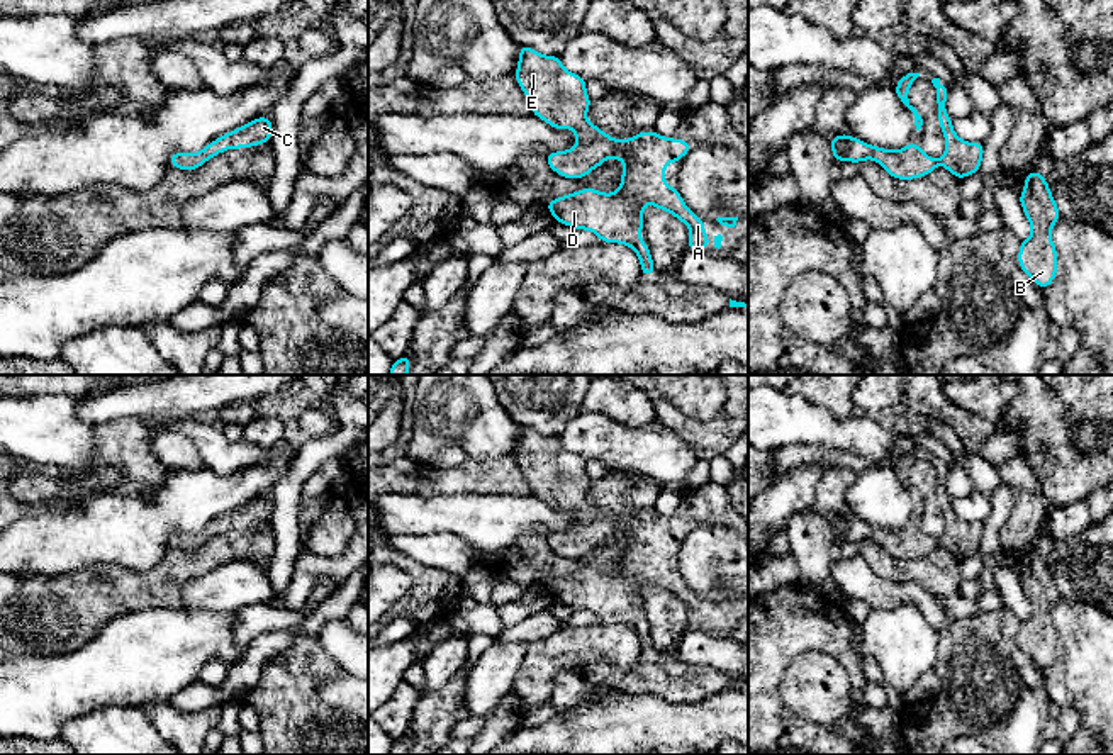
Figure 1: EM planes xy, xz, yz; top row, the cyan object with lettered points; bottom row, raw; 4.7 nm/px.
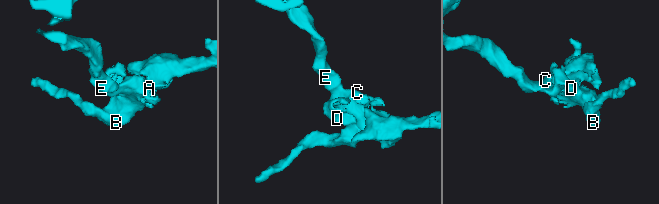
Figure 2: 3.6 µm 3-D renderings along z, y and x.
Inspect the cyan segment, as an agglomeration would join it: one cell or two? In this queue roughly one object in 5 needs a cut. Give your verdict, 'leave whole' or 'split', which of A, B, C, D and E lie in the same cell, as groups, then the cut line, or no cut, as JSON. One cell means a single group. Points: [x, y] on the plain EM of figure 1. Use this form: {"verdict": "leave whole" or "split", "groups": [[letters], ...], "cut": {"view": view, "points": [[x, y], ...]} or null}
{"verdict": "leave whole", "groups": [["A", "B", "C", "D", "E"]], "cut": null}

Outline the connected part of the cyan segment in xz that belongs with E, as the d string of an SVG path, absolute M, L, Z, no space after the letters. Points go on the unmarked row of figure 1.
M519 426L516 461L524 472L531 492L553 509L572 509L577 526L546 534L551 551L567 560L585 558L607 538L624 543L621 567L614 573L584 568L551 579L545 587L555 602L573 611L585 609L601 623L619 623L635 629L641 657L657 652L650 626L641 621L643 585L652 584L682 601L691 614L687 629L708 633L708 612L697 594L685 587L677 567L665 565L665 545L677 543L692 526L684 519L663 517L653 511L638 512L626 521L607 516L585 499L592 484L587 461L562 446L560 436L543 436Z

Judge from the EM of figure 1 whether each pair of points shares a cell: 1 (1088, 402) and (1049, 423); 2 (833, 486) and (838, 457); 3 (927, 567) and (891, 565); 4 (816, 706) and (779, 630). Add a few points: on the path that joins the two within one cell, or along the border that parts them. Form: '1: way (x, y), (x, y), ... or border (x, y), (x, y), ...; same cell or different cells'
1: border (1056, 392), (1073, 421), (1073, 440), (1079, 452); different cells
2: border (827, 469), (850, 469), (855, 474); different cells
3: way (918, 569), (900, 569); same cell
4: border (832, 654), (801, 652), (786, 669), (779, 696); different cells

